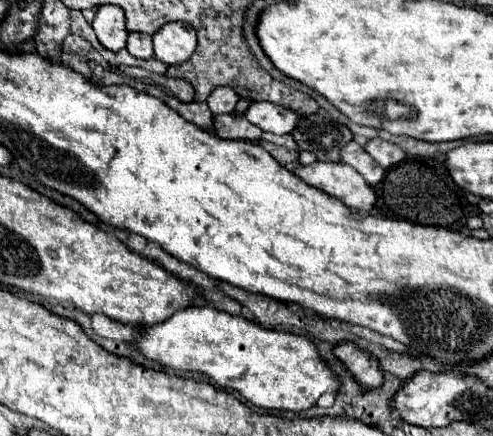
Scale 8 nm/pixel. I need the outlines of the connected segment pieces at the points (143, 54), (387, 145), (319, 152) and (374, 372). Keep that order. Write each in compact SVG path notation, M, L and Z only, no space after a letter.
M130 32L128 34L128 52L134 56L134 58L142 58L142 60L148 60L154 56L154 50L152 50L152 36L146 36L146 34L138 34L138 32Z
M382 138L370 140L370 142L366 144L366 152L370 152L372 158L374 158L382 168L390 168L390 166L402 162L404 156L406 156L406 152L404 152L400 146L392 144L392 142L386 142L386 140L382 140Z
M320 114L304 116L292 136L302 150L312 152L320 162L340 162L340 150L352 140L346 124Z
M340 342L334 346L334 354L346 364L346 368L356 376L356 380L366 388L376 388L382 384L384 372L376 358L366 350L358 348L354 342Z

